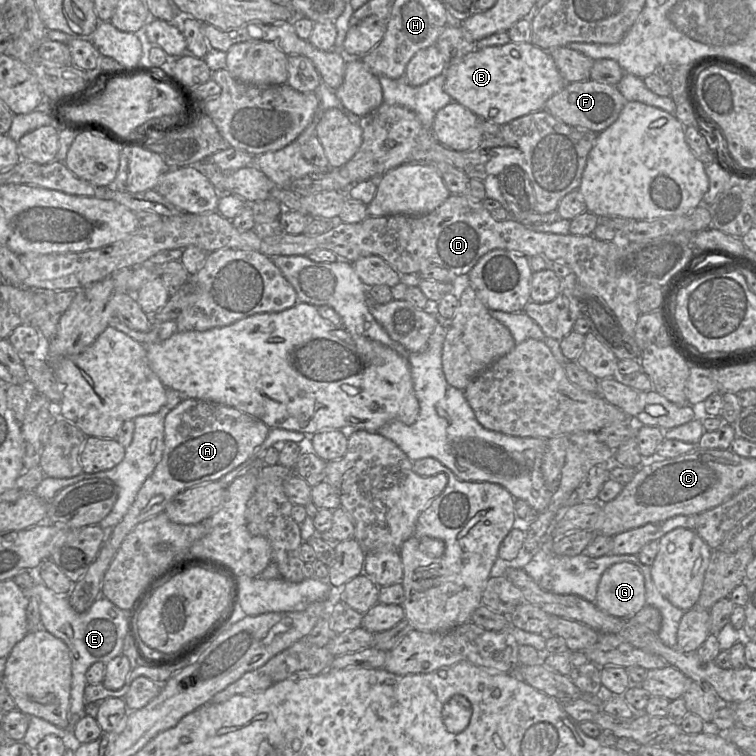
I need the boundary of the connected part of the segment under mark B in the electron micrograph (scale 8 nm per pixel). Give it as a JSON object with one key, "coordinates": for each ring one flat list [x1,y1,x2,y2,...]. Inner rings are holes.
{"coordinates":[[509,42,475,49,444,71,444,92,480,120,503,126,542,110,546,101,567,84,549,52,531,43]]}

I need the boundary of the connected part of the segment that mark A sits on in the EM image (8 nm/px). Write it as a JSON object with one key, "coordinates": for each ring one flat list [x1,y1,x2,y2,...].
{"coordinates":[[192,398,183,399,165,418,161,461,143,483,121,521,106,532,106,539,87,572,73,584,68,594,71,607,77,613,84,613,101,595,107,568,124,538,137,524,163,512,168,502,178,493,217,481,242,465,261,446,269,430,261,421,234,408]]}

